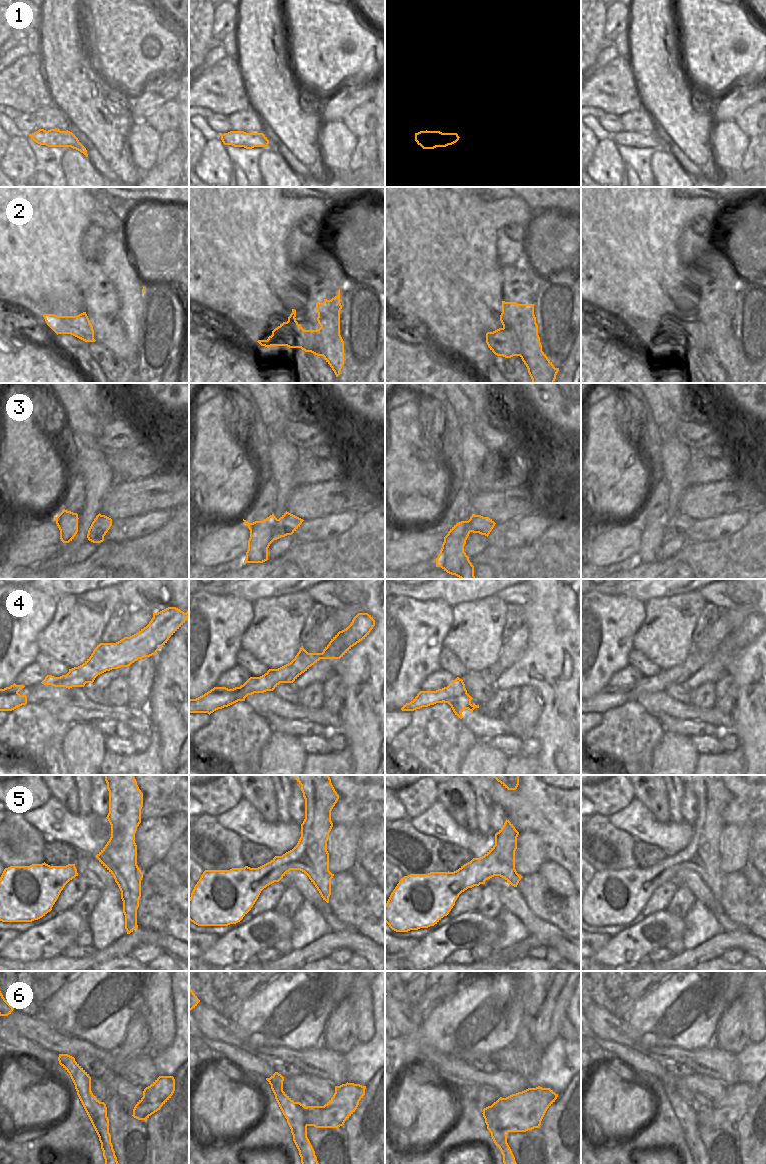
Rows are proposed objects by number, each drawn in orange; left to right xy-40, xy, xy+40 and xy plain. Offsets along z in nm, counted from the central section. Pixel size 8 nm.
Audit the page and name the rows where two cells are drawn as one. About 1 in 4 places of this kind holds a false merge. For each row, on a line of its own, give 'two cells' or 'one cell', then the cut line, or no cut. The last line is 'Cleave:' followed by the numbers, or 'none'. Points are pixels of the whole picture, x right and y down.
1: one cell | no cut
2: one cell | no cut
3: two cells | xy (278, 519), (274, 528), (273, 539)
4: two cells | xy+40 (466, 692), (444, 702)
5: one cell | no cut
6: two cells | xy+40 (491, 1105), (494, 1109), (498, 1125), (508, 1132)
Cleave: 3, 4, 6

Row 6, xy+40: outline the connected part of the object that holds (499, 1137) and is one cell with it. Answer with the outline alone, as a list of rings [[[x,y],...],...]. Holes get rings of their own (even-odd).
[[[488,1106],[483,1109],[483,1117],[487,1125],[487,1129],[491,1133],[491,1137],[496,1146],[499,1147],[503,1155],[504,1164],[517,1164],[515,1157],[507,1143],[508,1132],[504,1132],[500,1127],[495,1115],[495,1109],[492,1106]]]

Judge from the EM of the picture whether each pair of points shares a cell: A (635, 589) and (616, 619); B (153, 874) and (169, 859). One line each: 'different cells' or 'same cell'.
A: different cells
B: different cells

